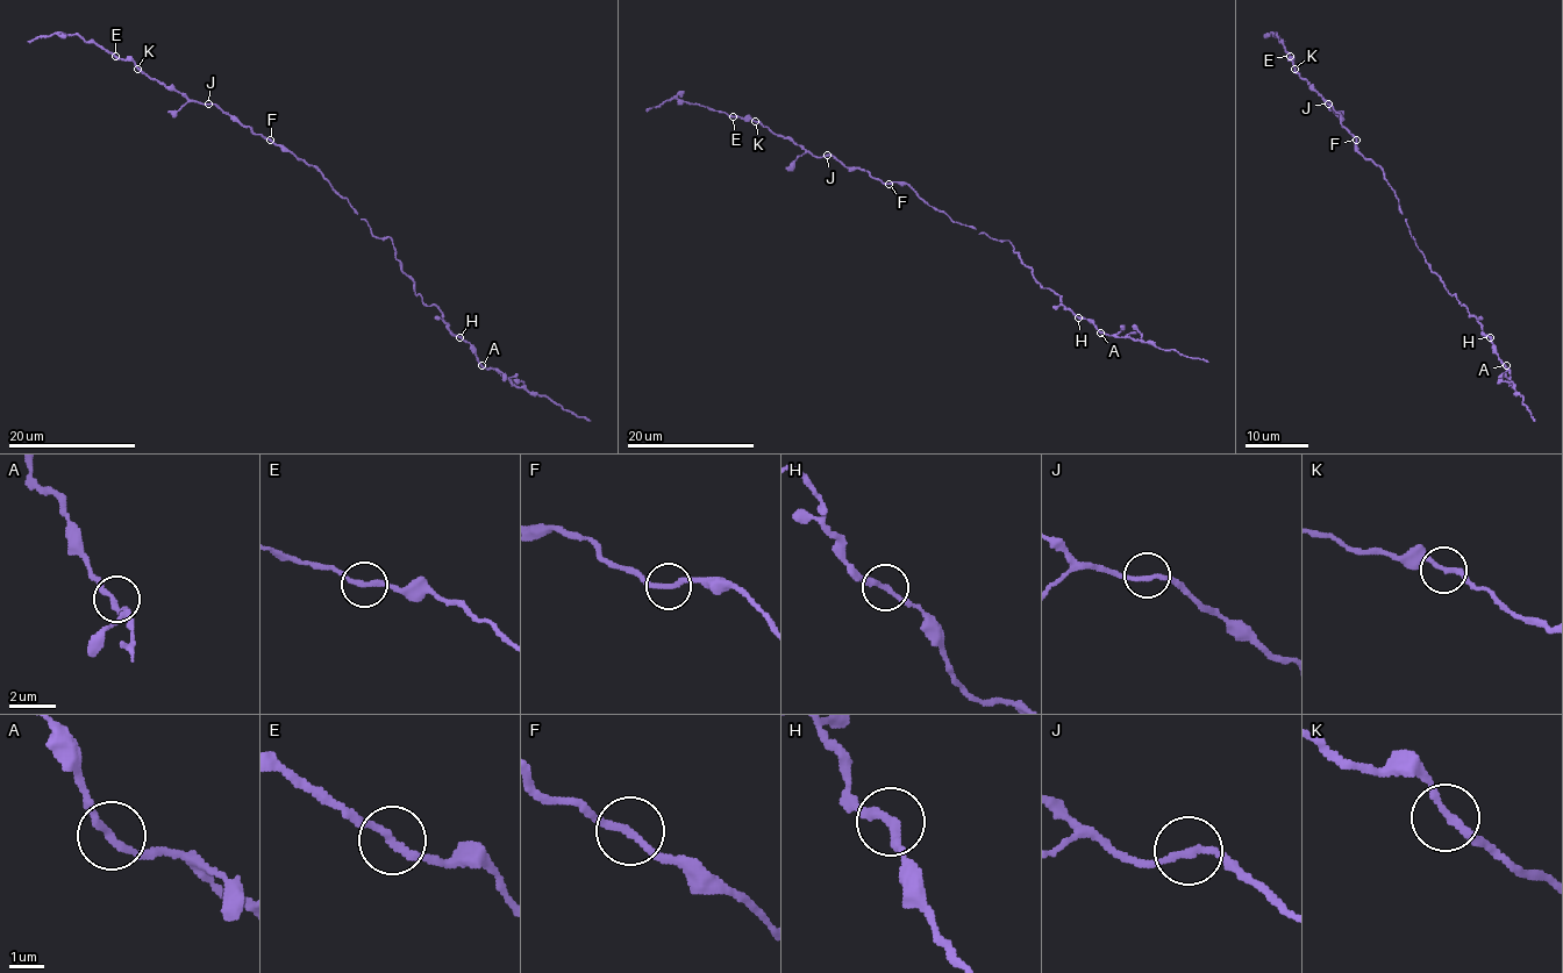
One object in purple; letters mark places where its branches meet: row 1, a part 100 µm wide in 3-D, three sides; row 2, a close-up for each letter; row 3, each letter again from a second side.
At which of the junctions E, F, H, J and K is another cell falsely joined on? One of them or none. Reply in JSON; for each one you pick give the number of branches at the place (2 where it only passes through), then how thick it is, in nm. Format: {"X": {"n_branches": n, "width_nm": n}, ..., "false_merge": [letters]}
{"false_merge": []}

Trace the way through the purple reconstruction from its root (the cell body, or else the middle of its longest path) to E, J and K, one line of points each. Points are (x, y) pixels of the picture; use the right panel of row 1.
E: (1394, 193), (1380, 166), (1356, 149), (1356, 140), (1340, 123), (1340, 116), (1294, 70), (1290, 56)
J: (1394, 193), (1385, 173), (1356, 149), (1356, 140), (1328, 104)
K: (1394, 193), (1380, 166), (1356, 149), (1356, 140), (1340, 123), (1340, 116), (1294, 69)

